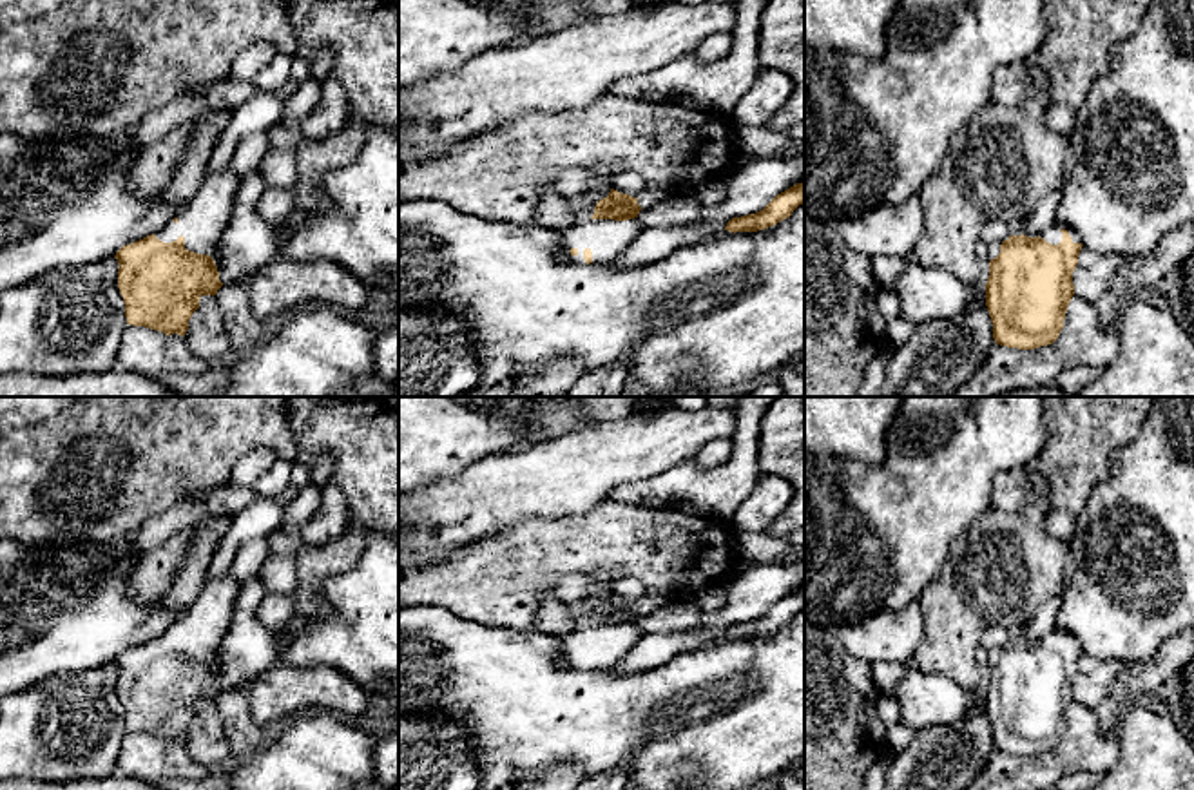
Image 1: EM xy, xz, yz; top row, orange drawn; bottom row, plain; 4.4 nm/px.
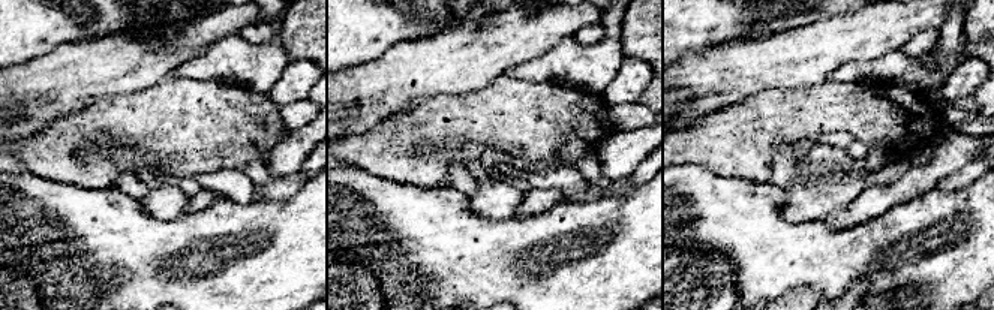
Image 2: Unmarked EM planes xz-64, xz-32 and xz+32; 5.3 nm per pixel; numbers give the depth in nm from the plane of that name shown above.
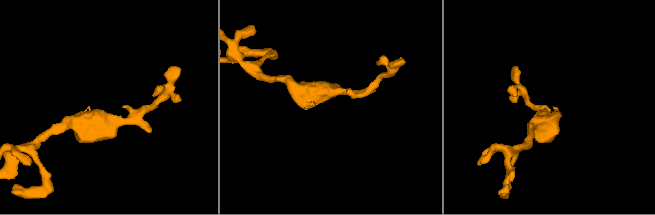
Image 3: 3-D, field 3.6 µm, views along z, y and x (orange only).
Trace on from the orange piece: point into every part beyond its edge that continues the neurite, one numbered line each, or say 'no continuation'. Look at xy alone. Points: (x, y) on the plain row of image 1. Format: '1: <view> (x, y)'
1: xy (202, 627)

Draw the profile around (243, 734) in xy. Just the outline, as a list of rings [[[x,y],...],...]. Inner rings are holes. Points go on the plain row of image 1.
[[[226,689],[214,701],[223,719],[225,739],[234,761],[248,761],[265,745],[263,730],[254,721],[248,696],[243,689]]]

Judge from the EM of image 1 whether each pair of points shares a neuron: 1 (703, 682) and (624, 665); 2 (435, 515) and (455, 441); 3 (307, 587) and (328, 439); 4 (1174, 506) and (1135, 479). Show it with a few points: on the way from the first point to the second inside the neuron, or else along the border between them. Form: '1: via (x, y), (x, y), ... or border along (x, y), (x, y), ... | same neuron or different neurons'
1: border along (683, 651), (654, 667), (635, 673), (609, 673) | different neurons
2: border along (484, 457), (450, 477), (432, 479), (417, 488) | different neurons
3: via (337, 551), (352, 537), (359, 522), (359, 475) | same neuron
4: via (1165, 506), (1144, 488) | same neuron

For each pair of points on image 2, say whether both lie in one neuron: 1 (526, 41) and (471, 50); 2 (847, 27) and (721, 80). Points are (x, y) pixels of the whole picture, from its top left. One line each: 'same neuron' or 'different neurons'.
1: same neuron
2: same neuron

